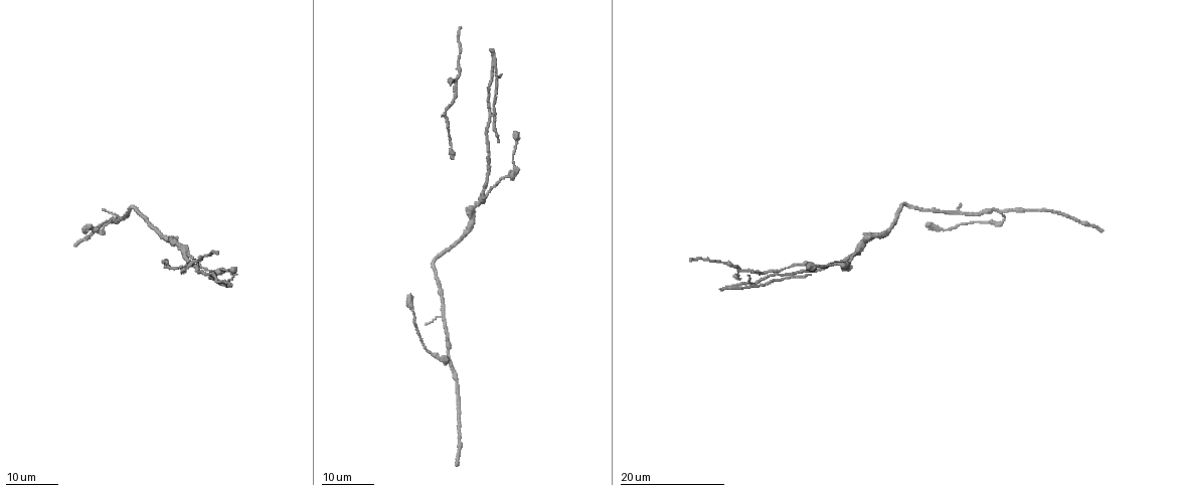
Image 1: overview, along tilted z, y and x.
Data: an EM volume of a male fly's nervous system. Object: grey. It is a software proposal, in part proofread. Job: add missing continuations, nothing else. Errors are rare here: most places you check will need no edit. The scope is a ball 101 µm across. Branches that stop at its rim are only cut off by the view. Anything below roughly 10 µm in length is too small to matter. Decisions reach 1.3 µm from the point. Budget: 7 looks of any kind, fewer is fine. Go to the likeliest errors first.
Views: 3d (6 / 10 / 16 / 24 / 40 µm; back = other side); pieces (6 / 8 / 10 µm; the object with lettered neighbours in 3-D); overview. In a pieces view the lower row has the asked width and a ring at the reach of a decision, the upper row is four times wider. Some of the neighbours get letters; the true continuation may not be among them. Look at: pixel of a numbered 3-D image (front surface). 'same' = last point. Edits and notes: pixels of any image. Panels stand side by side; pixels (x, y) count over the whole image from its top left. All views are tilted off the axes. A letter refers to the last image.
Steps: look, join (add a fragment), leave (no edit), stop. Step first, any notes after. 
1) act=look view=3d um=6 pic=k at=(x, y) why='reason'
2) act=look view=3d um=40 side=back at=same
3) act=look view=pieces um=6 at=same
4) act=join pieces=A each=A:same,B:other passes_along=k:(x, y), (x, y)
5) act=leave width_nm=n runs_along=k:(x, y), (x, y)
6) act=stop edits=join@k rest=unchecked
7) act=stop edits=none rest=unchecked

act=look view=3d um=24 pic=1 at=(498, 142) why='branch stops here'

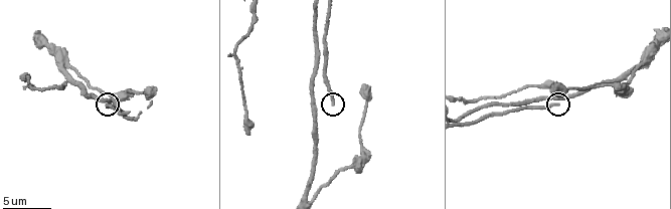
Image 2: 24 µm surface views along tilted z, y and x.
act=look view=pieces um=8 pic=2 at=(556, 104)

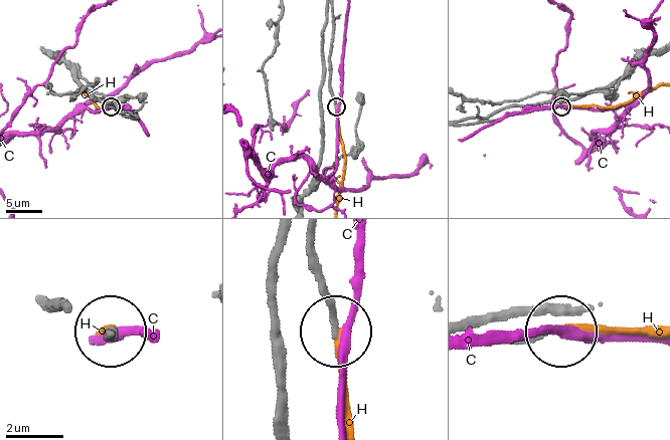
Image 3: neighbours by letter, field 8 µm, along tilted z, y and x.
act=join pieces=H each=C:other,H:same found='the neuron continues'

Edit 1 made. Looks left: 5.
act=look view=overview

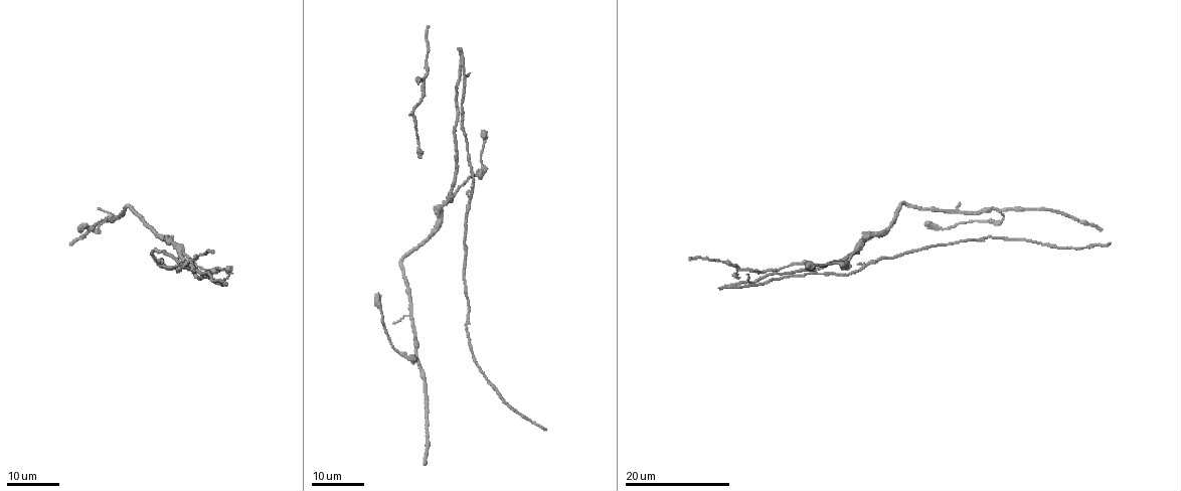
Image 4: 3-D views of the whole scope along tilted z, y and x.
act=look view=3d um=24 pic=4 at=(418, 84) why='an open end'

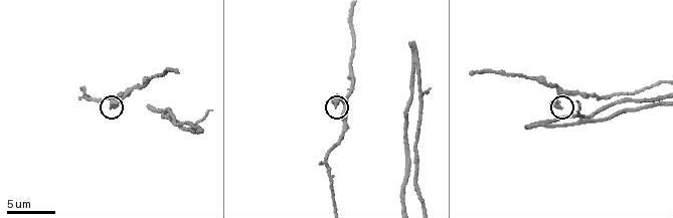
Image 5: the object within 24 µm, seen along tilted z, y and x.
act=look view=pieces um=6 pic=5 at=(562, 109)

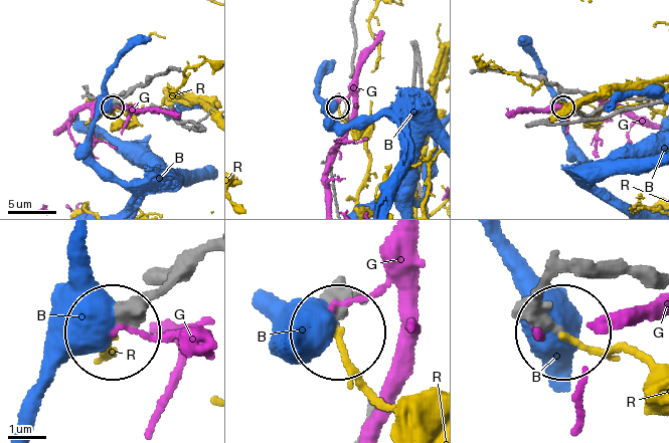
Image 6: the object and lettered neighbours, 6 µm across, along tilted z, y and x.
act=leave each=B:other,G:other,R:other found='none of them fits'

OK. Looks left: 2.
act=look view=3d um=24 pic=4 at=(376, 296) why='free end'

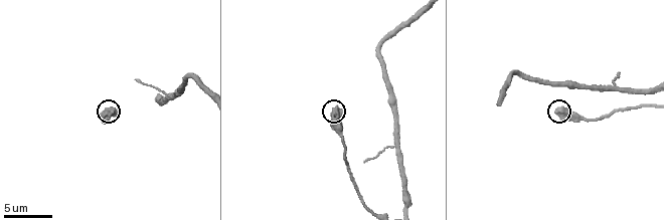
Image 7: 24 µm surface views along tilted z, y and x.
act=look view=pieces um=10 pic=7 at=(334, 108)

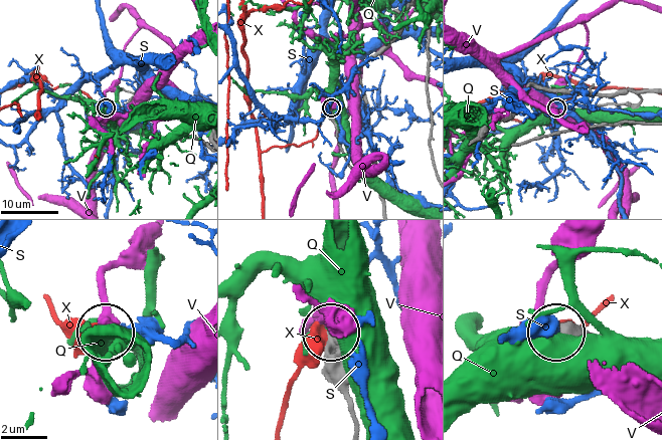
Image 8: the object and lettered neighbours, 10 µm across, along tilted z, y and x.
act=leave width_nm=400 each=Q:other,S:other,V:other,X:other found='none of them fits'

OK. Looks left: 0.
act=stop edits=join@3 rest=unchecked

